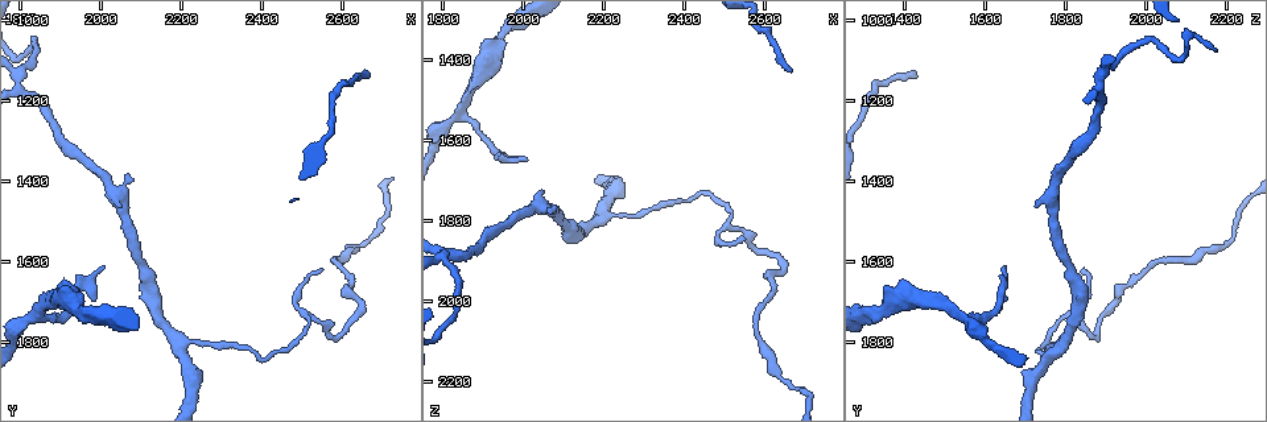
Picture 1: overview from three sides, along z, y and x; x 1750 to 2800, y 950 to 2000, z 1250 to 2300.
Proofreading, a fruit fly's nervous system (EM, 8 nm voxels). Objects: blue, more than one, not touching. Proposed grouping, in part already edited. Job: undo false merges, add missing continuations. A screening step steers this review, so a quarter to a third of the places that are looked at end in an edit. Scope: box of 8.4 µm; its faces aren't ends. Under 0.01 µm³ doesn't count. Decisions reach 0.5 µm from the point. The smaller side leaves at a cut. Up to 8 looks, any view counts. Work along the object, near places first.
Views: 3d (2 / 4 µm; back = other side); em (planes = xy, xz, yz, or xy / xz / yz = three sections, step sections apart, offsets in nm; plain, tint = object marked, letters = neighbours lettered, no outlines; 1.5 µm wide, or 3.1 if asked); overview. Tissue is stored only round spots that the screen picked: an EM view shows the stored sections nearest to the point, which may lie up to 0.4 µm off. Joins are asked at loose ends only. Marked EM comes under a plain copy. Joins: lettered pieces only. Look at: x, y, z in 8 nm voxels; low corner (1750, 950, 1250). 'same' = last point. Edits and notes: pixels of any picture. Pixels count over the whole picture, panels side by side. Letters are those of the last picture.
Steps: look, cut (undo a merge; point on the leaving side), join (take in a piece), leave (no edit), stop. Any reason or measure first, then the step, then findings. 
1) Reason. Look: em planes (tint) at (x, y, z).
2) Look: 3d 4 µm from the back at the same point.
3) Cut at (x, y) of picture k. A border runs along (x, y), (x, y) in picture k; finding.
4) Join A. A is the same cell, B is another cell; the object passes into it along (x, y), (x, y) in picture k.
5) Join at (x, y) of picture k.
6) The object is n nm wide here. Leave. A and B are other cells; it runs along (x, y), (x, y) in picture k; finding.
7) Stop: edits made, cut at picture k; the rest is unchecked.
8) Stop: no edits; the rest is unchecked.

Branch stops here. Look: em xz step 8 (tint) at (2665, 1130, 1435).

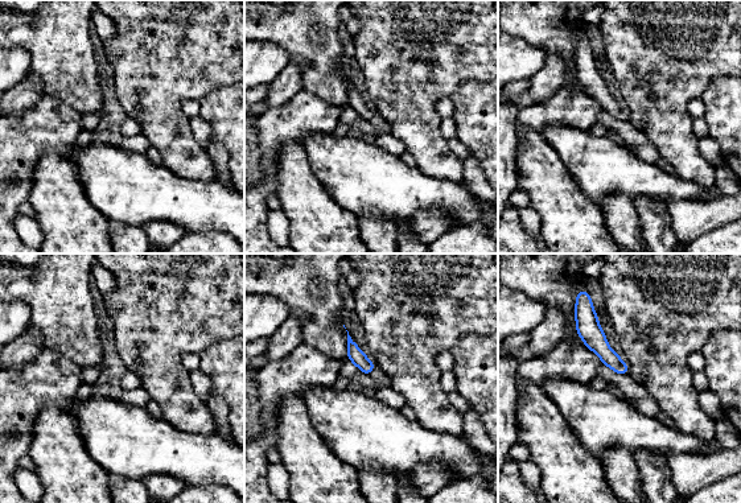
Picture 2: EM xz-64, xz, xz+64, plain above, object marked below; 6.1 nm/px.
Cut it another way. Look: em planes (letters) at the same point.

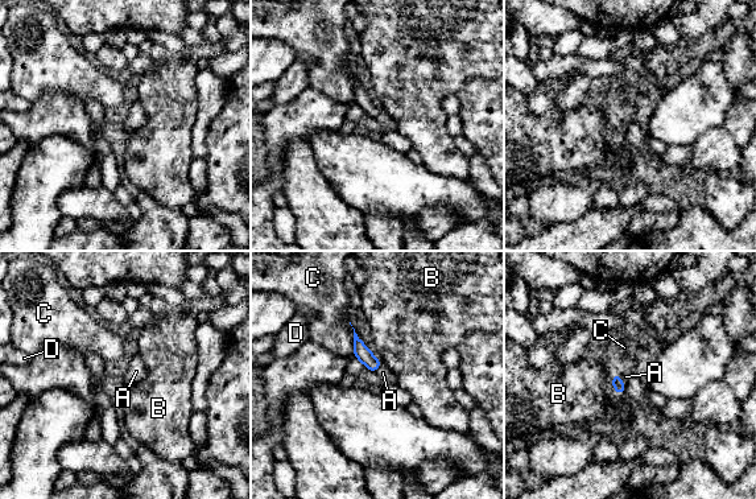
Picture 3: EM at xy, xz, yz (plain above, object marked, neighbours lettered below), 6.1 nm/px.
Join A. A is the same cell, B, C and D are other cells; the object passes into it along (619, 387), (620, 380), (626, 376) in picture 3; the neuron continues.

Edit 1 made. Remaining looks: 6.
See it whole again. Look: overview.

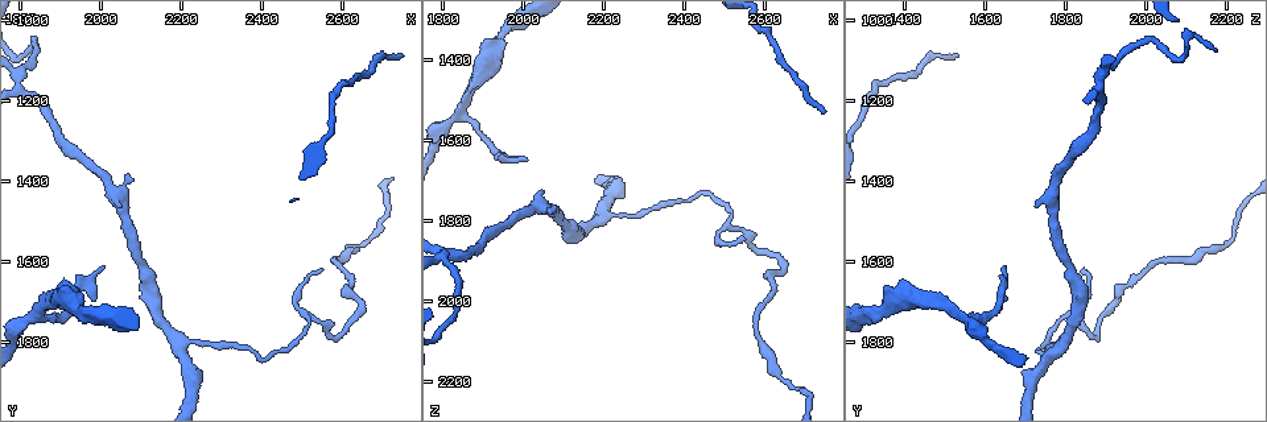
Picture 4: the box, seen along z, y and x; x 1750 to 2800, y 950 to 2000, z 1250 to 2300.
Free end. Look: em xy step 8 (letters) at (2065, 1385, 1785).

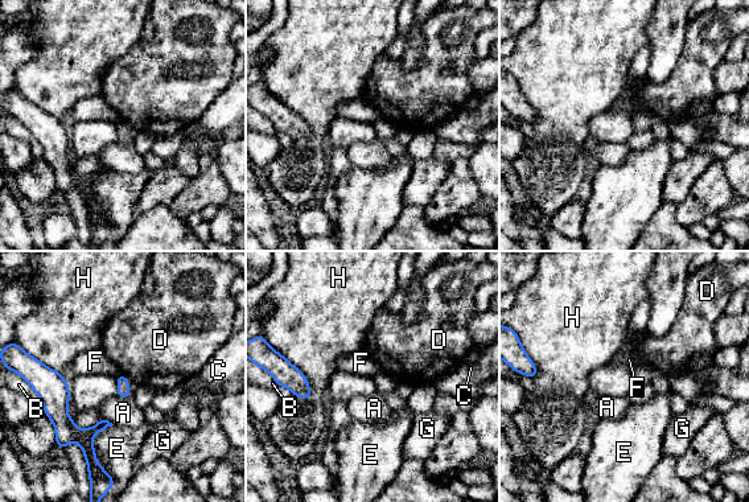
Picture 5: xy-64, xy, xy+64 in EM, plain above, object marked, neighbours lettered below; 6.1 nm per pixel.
Cut it another way. Look: em planes (letters) at the same point.

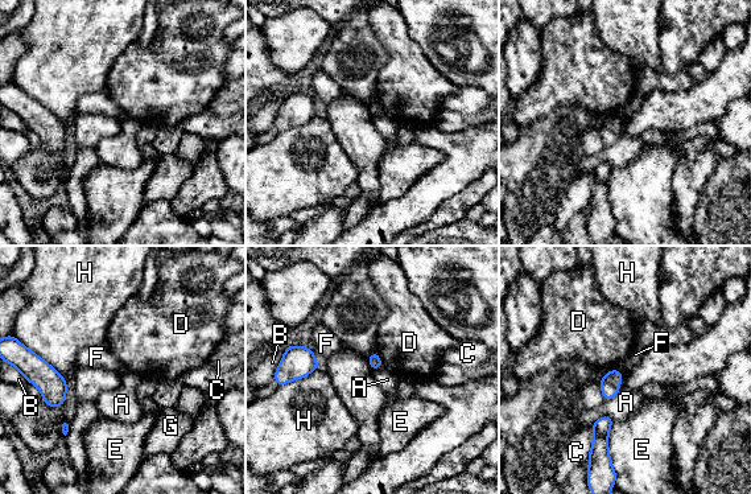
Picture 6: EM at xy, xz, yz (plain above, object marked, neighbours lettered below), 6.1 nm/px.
Leave. A, B, C, D, E, F, G and H are other cells; a border runs along (615, 369), (622, 373) in picture 6; no lettered piece goes on from it.

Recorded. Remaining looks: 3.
Stop: edits made, join at picture 3; the rest is unchecked.

